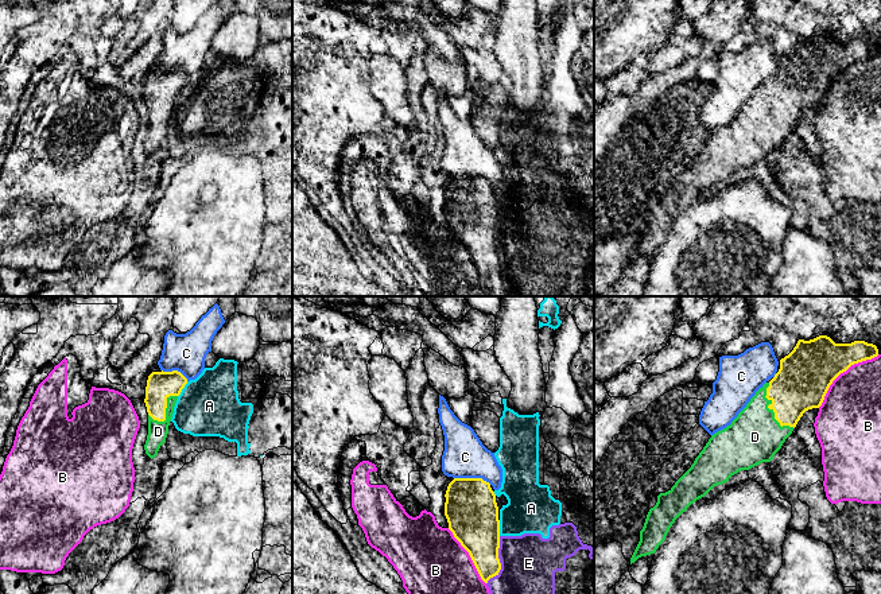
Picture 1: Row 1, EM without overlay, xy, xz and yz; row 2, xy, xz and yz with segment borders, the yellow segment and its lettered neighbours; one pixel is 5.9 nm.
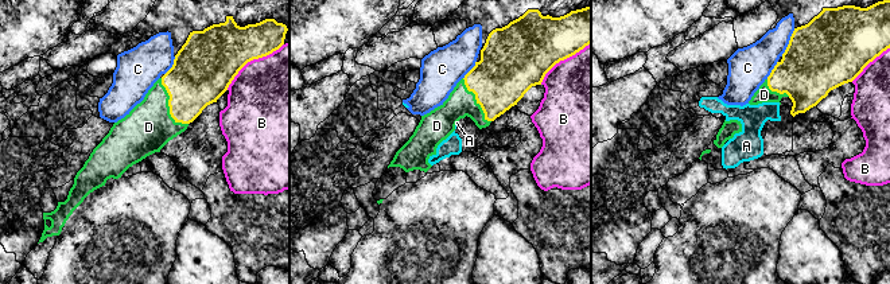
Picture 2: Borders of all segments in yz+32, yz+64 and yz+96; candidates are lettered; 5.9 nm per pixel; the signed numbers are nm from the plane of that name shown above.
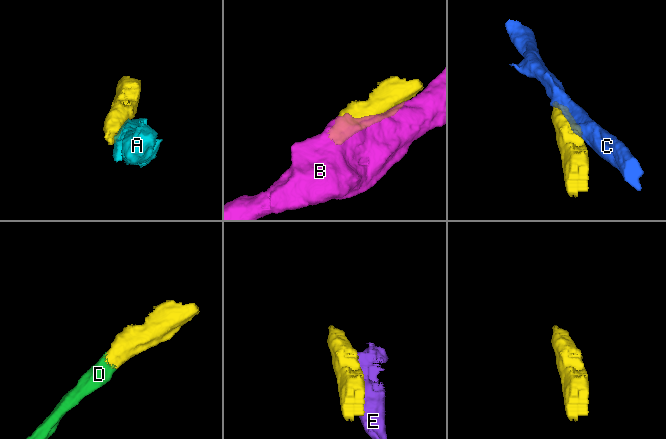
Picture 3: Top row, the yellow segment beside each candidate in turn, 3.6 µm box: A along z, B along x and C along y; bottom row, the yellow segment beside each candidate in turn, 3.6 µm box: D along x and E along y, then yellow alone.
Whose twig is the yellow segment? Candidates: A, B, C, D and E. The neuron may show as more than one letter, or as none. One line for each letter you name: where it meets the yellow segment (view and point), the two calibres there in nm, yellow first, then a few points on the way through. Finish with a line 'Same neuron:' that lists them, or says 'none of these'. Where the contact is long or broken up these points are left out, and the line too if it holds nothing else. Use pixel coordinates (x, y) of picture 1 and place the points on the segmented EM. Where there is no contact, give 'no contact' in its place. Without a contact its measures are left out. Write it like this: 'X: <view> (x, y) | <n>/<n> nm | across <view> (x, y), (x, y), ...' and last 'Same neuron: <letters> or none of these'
D: yz (773, 411) | 320/320 nm | across yz (800, 384), (773, 411), (755, 437)
Same neuron: D

